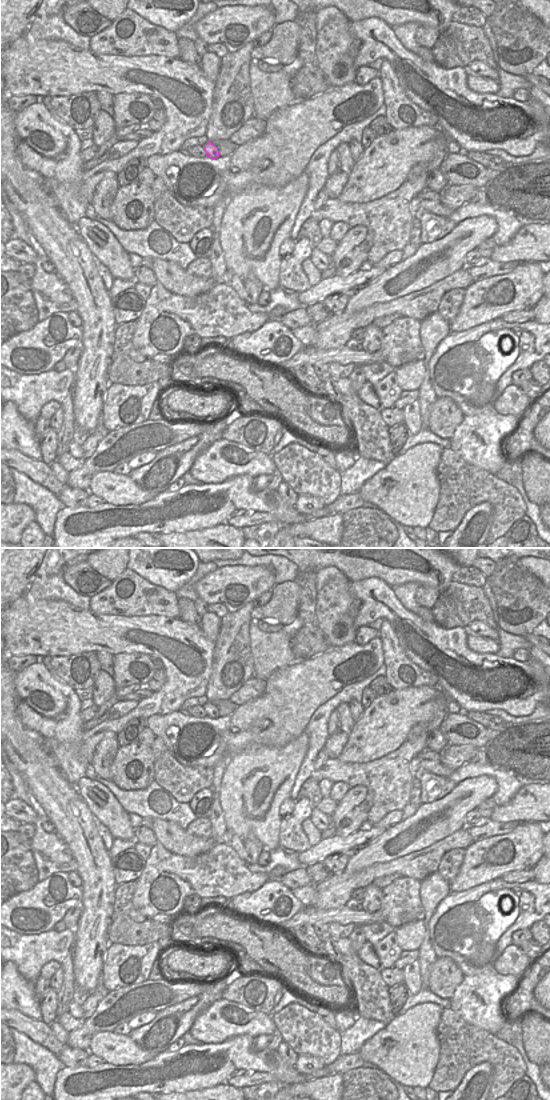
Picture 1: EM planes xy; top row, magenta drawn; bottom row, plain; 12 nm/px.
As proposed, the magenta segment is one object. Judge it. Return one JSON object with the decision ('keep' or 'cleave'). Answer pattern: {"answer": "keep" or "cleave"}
{"answer": "keep"}

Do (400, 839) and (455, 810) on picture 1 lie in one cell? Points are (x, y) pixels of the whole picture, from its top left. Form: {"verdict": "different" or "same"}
{"verdict": "same"}

